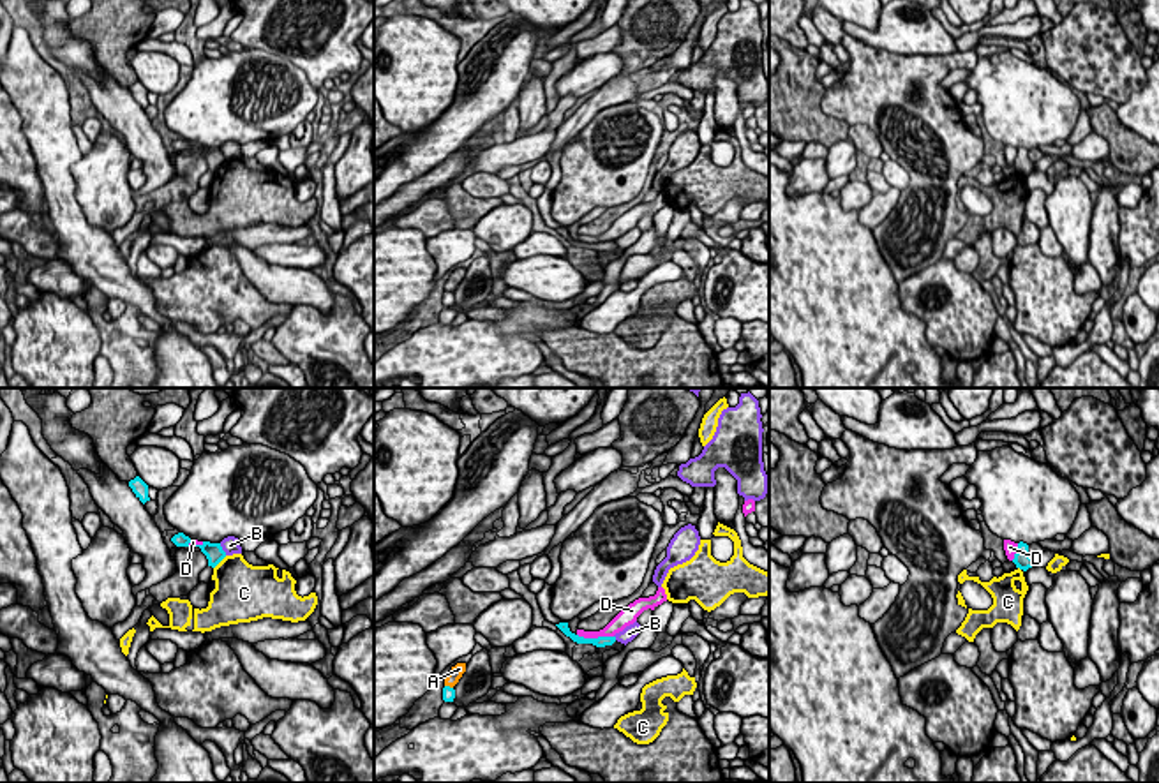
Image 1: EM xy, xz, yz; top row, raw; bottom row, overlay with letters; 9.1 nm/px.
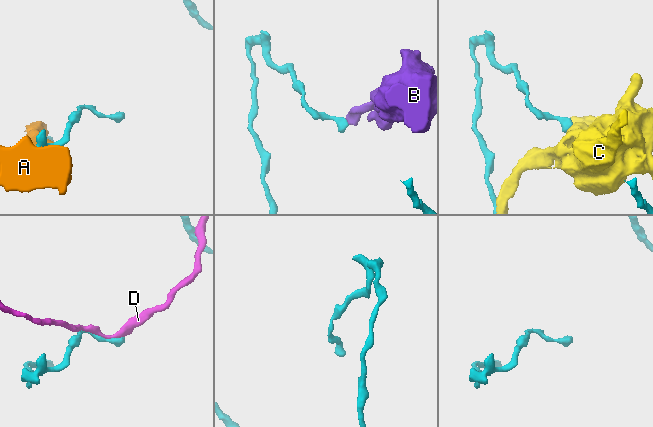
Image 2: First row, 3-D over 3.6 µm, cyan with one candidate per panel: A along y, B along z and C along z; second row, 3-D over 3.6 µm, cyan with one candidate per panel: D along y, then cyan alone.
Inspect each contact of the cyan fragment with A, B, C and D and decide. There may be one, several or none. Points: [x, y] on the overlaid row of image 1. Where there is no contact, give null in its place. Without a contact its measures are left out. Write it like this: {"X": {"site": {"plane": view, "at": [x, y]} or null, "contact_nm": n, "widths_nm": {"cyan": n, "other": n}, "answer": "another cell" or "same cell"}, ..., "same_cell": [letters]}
{"A": {"site": {"plane": "xz", "at": [448, 686]}, "contact_nm": 90, "widths_nm": {"cyan": 130, "other": 120}, "answer": "another cell"}, "B": {"site": {"plane": "xy", "at": [221, 549]}, "contact_nm": 130, "widths_nm": {"cyan": 170, "other": 160}, "answer": "another cell"}, "C": {"site": {"plane": "xy", "at": [219, 561]}, "contact_nm": 170, "widths_nm": {"cyan": 170, "other": 420}, "answer": "another cell"}, "D": {"site": {"plane": "xz", "at": [595, 639]}, "contact_nm": 340, "widths_nm": {"cyan": 100, "other": 140}, "answer": "another cell"}, "same_cell": []}

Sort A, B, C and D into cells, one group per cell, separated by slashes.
A / B / C / D

